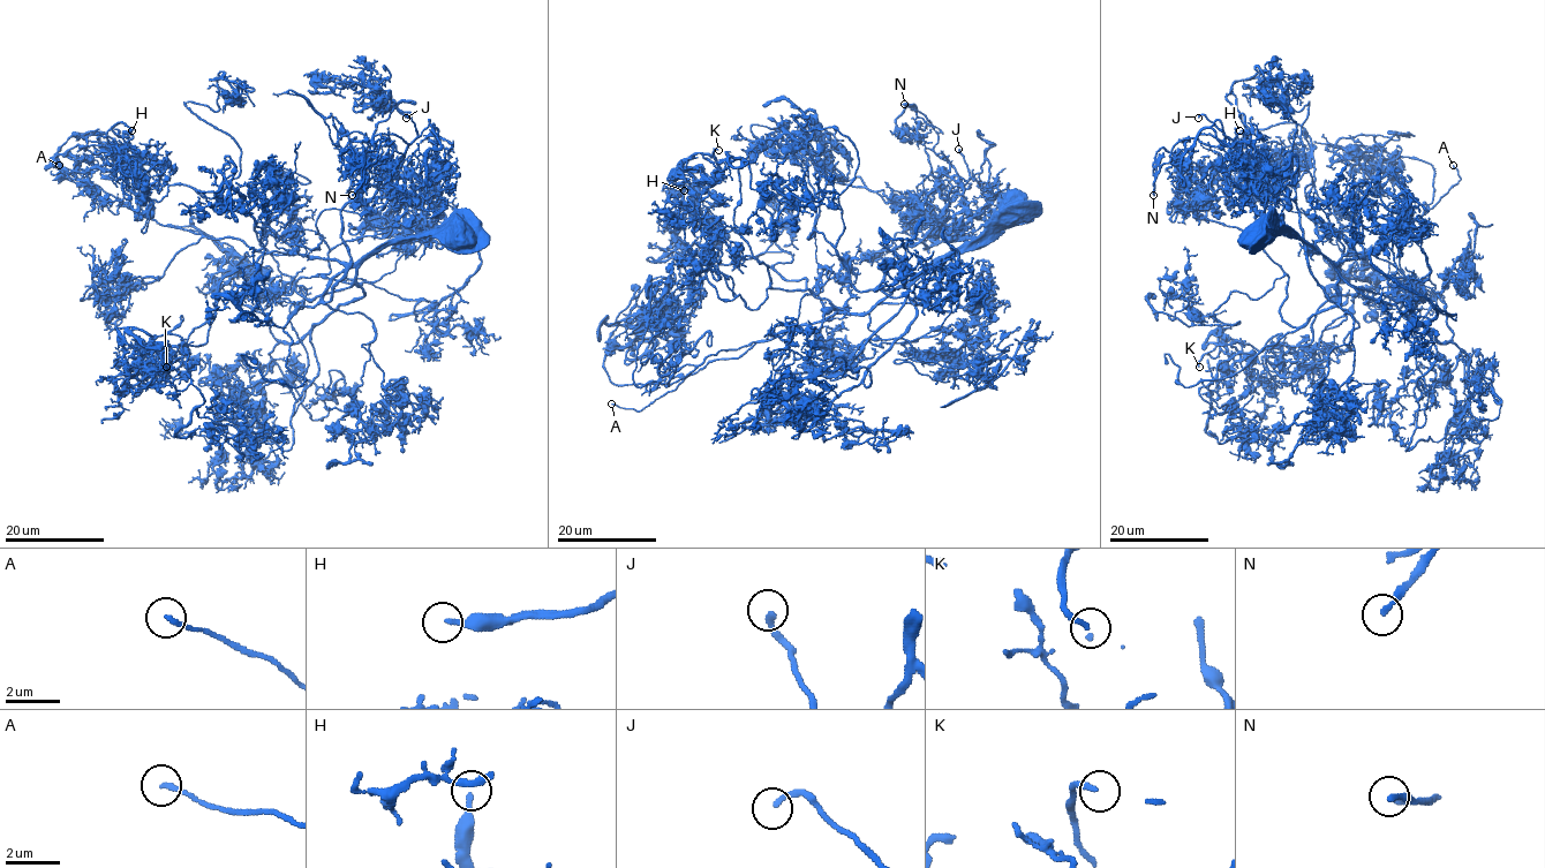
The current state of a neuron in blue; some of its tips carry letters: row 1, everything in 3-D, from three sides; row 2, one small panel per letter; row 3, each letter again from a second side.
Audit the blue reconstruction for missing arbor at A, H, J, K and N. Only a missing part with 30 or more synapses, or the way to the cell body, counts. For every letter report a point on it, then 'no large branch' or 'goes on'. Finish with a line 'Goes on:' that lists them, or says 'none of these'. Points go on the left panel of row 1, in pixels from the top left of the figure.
A: place (59, 165); goes on
H: place (132, 130); no large branch
J: place (406, 118); goes on
K: place (166, 367); no large branch
N: place (352, 195); no large branch
Goes on: A, J

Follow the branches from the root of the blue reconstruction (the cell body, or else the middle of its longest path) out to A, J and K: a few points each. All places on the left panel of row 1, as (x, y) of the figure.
A: (464, 232), (446, 227), (393, 239), (354, 263), (272, 255), (235, 239), (159, 225), (59, 165)
J: (464, 232), (385, 241), (337, 273), (323, 300), (351, 258), (340, 210), (370, 198), (417, 136), (406, 118)
K: (464, 232), (354, 263), (266, 253), (221, 280), (205, 342), (147, 347), (167, 344), (166, 367)

